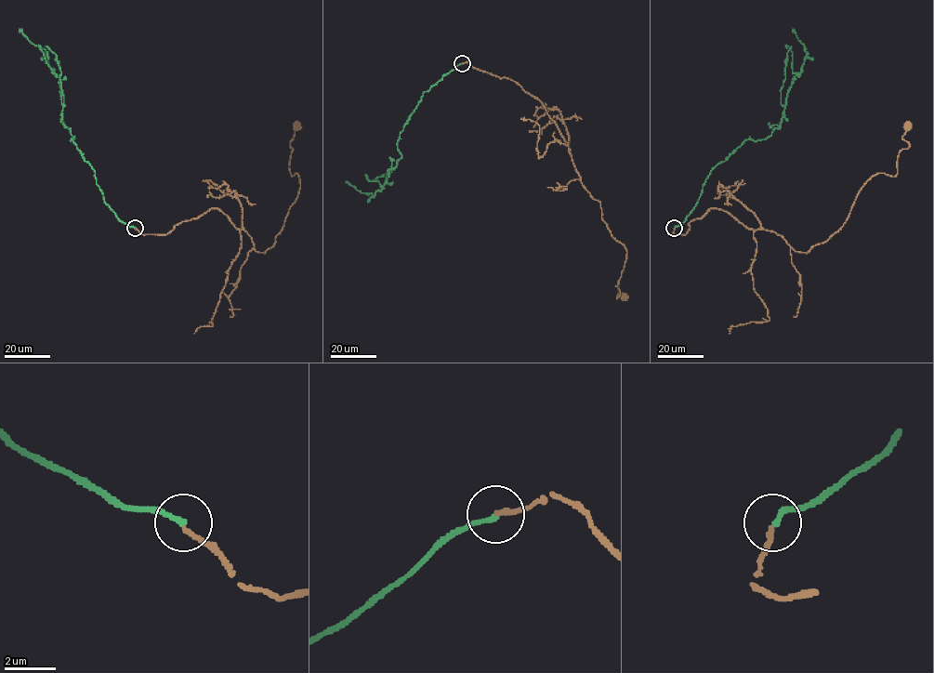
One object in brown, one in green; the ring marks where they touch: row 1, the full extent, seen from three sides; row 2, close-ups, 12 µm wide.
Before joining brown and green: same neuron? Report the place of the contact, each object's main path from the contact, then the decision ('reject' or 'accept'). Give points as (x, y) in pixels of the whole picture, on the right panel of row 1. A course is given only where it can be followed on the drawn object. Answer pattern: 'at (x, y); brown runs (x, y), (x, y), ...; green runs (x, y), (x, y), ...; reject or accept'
at (674, 228); brown runs (675, 228), (685, 234), (714, 207), (807, 253), (843, 226), (870, 178), (896, 175), (908, 125); green runs (675, 228), (697, 203), (714, 168), (744, 141), (763, 139), (780, 127), (788, 89), (807, 55), (793, 29); accept

